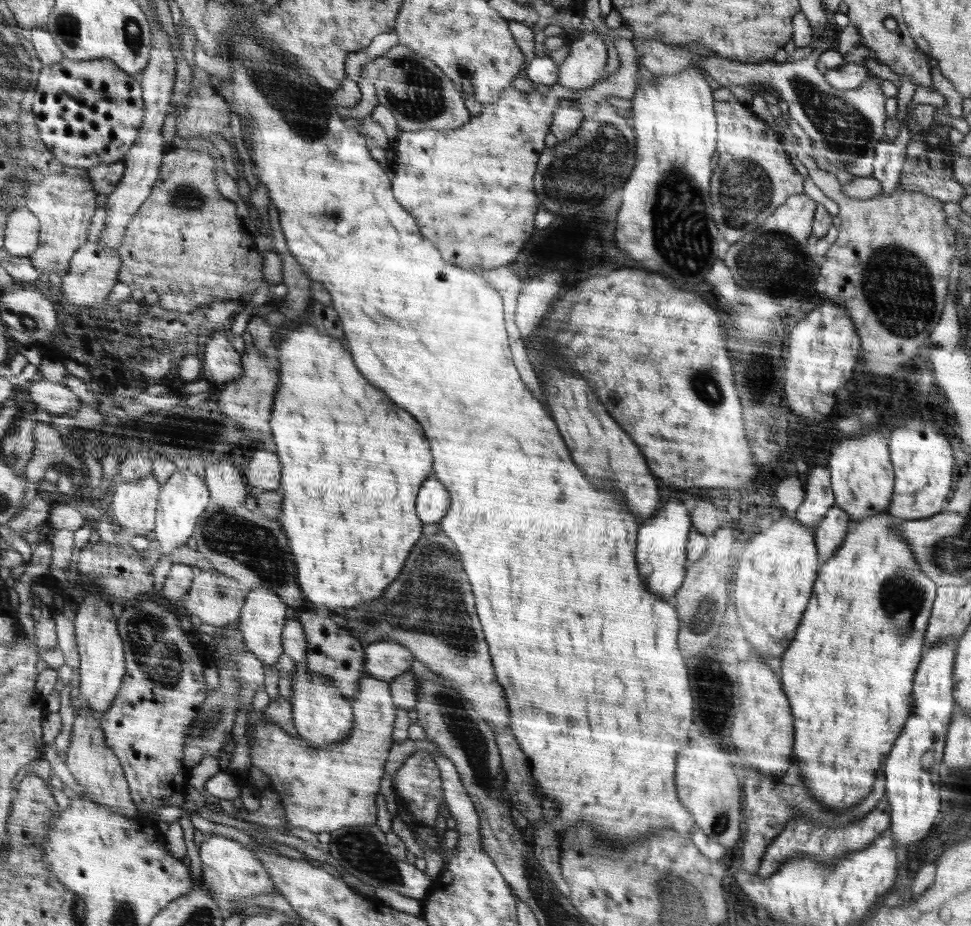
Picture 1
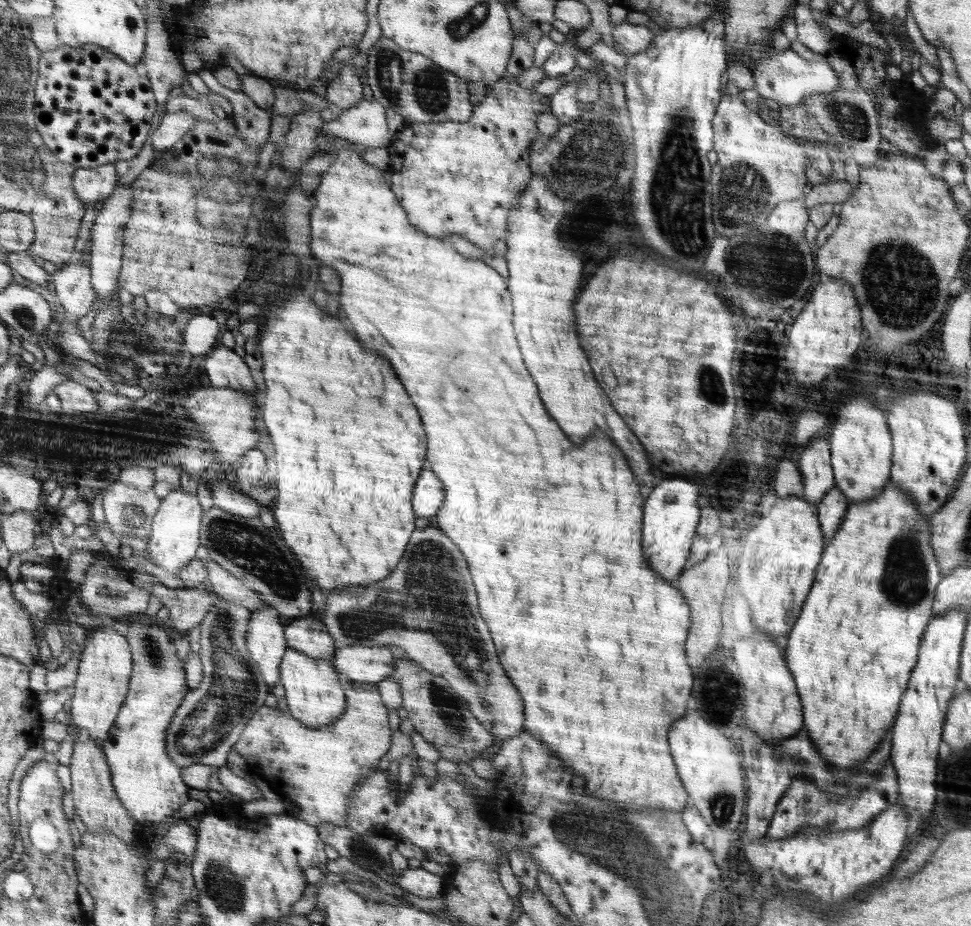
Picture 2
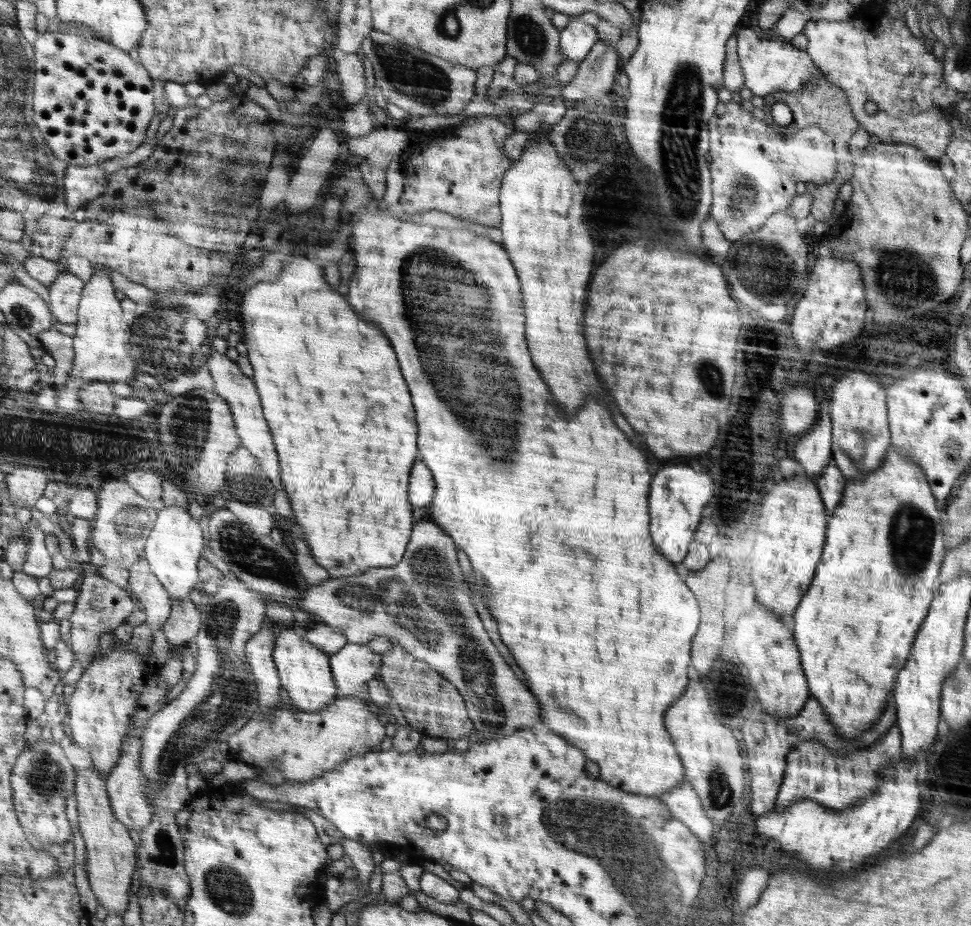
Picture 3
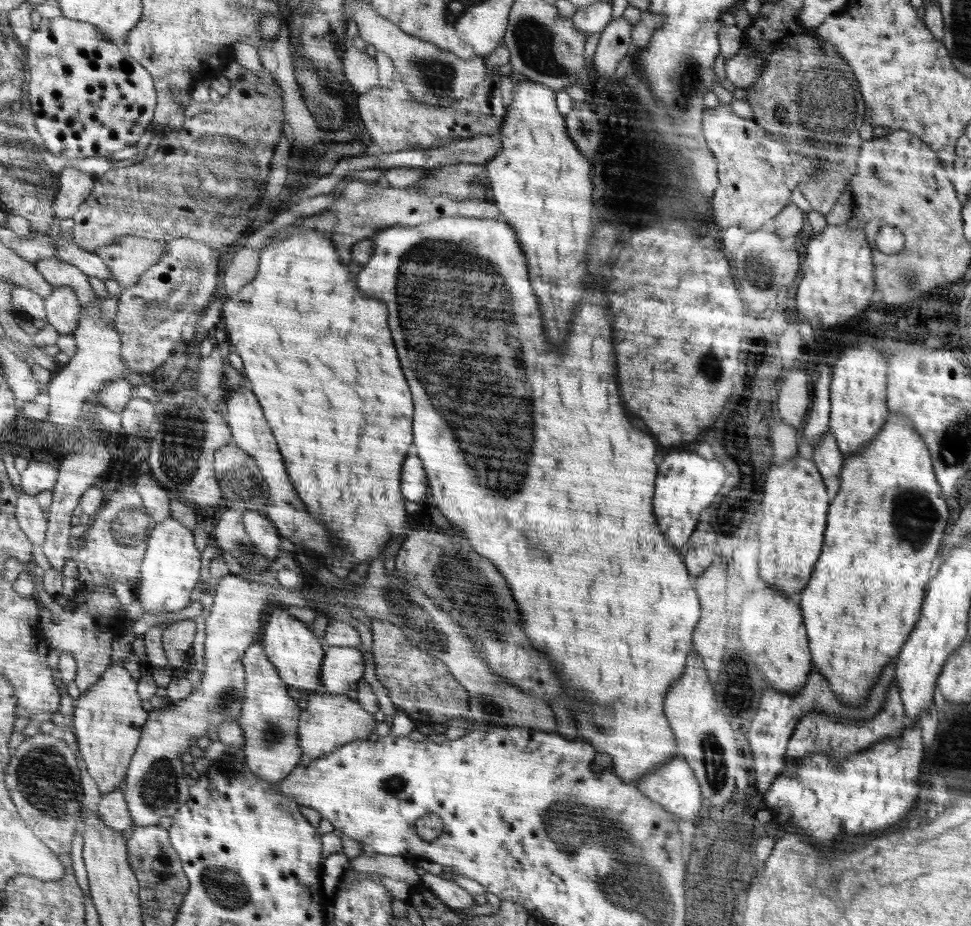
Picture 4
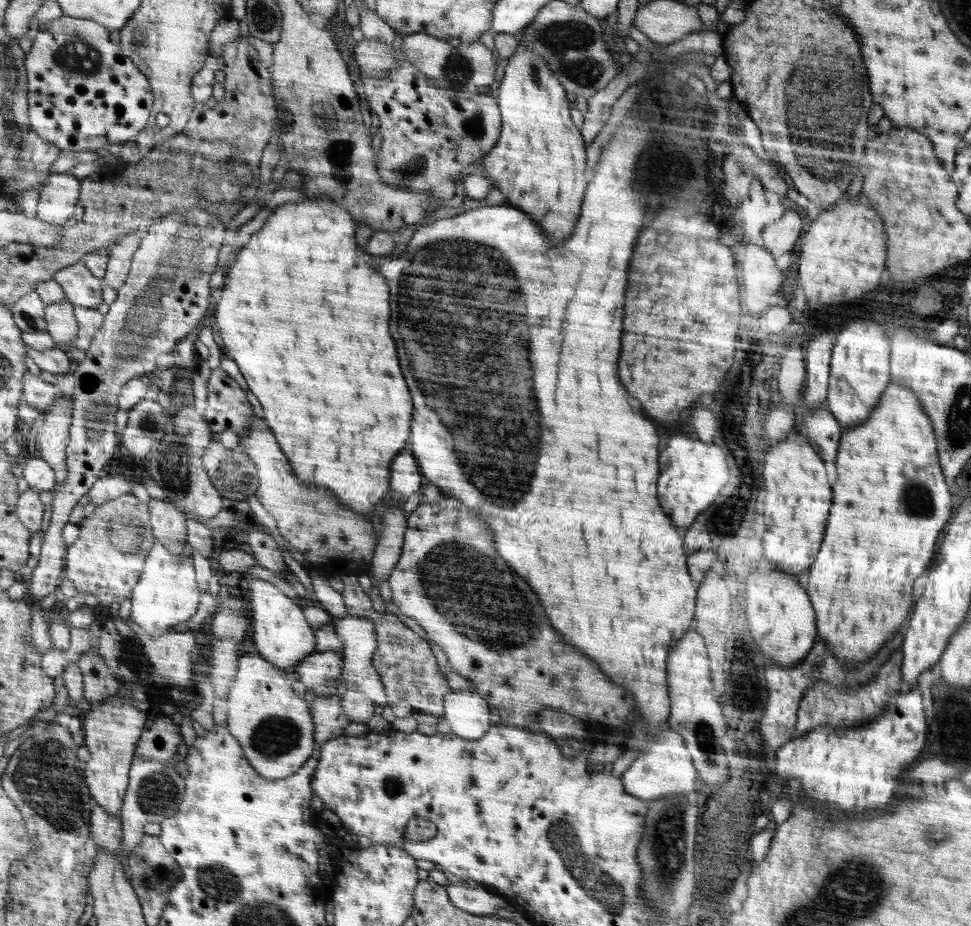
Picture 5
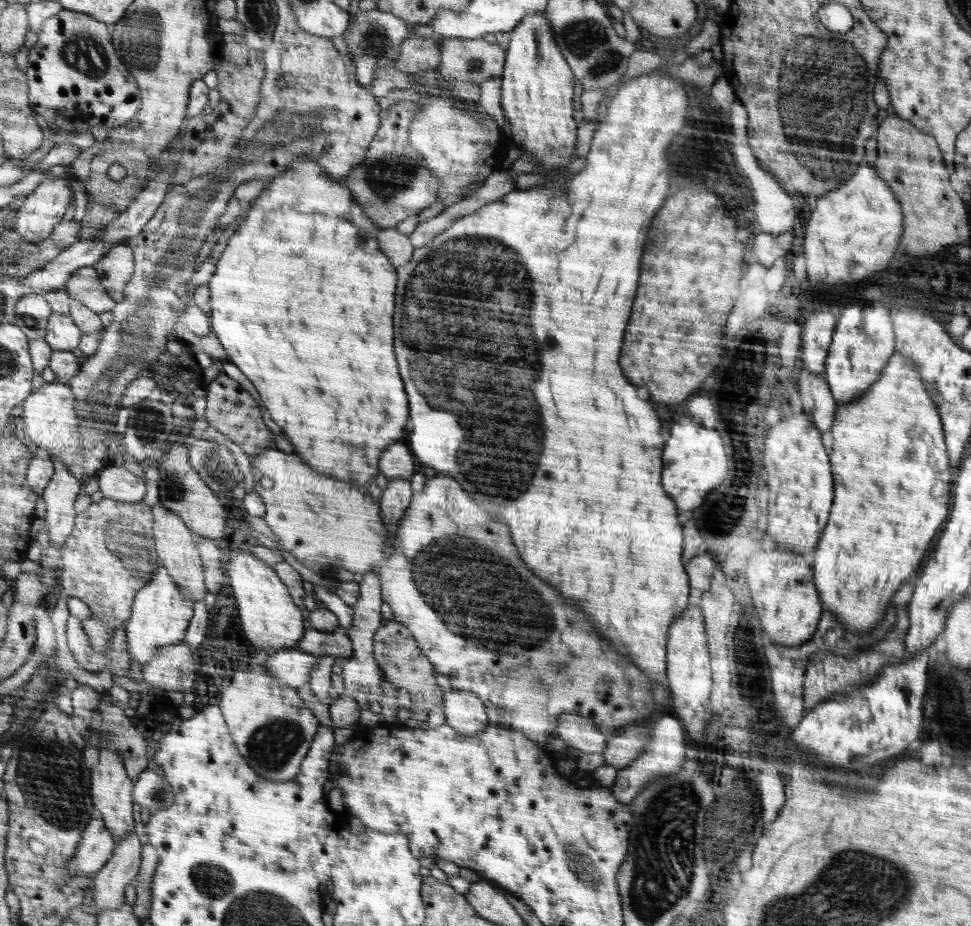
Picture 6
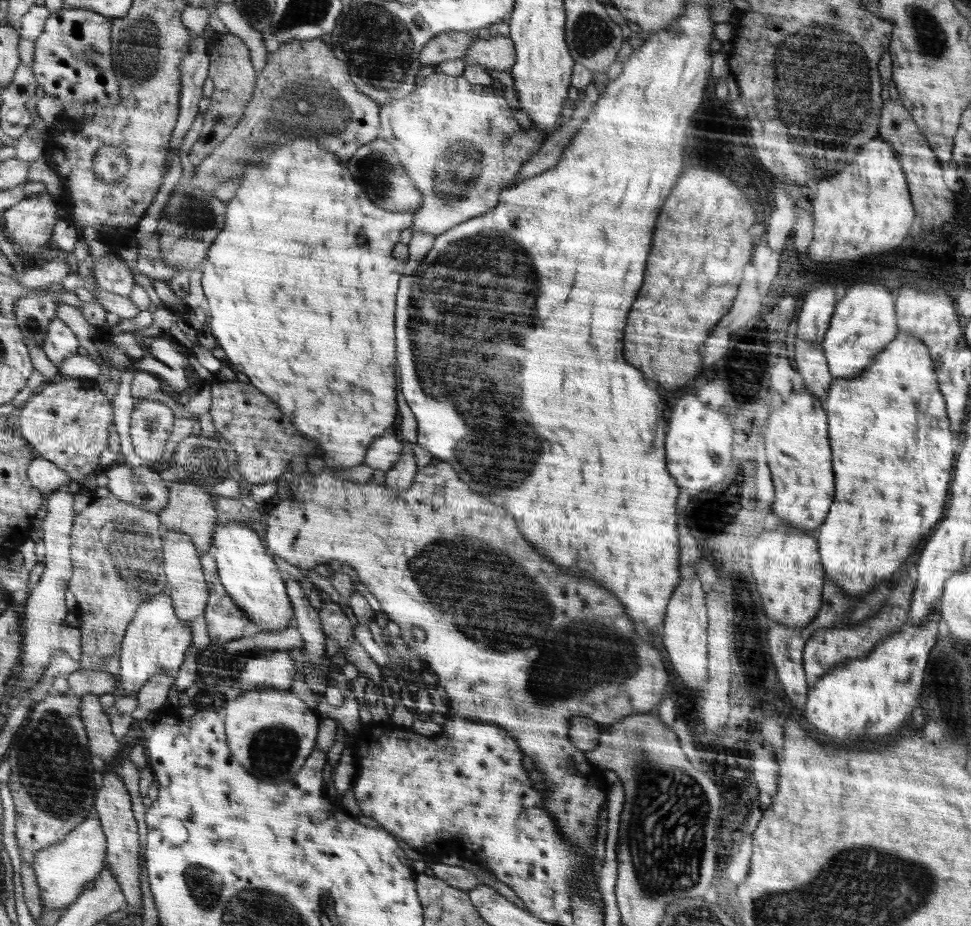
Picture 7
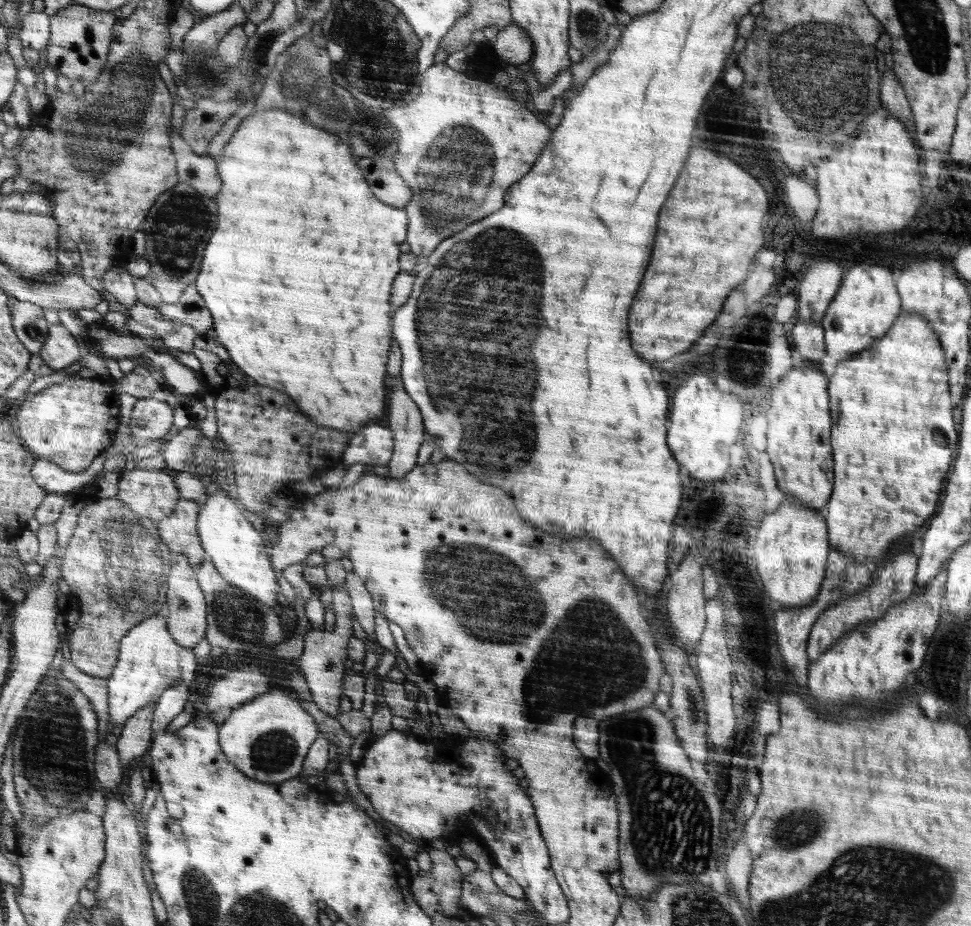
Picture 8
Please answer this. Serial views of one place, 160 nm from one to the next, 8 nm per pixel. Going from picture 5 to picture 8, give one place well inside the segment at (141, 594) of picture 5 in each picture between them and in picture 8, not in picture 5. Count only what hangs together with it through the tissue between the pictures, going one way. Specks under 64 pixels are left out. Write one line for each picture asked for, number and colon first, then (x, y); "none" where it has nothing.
6: (161, 614)
7: (157, 641)
8: (150, 661)

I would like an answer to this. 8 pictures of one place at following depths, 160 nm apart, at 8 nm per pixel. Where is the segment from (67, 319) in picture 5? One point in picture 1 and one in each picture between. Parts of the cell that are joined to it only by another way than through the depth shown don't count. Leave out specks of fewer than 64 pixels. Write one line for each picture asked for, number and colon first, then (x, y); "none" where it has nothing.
1: (94, 270)
2: (71, 287)
3: (65, 294)
4: (64, 311)

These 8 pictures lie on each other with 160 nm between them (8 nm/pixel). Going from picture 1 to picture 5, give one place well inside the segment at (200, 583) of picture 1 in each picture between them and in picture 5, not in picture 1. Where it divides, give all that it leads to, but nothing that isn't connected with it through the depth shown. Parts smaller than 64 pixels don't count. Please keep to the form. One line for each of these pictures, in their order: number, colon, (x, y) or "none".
2: (187, 606)
3: (185, 618)
4: (177, 638)
5: (170, 655)

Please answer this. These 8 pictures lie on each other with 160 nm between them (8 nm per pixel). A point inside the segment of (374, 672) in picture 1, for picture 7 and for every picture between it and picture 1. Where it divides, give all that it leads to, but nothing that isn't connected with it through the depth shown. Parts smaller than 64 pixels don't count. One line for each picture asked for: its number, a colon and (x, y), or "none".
2: (362, 664)
3: (354, 665)
4: (342, 668)
5: (323, 668)
6: (293, 667)
7: (275, 669)

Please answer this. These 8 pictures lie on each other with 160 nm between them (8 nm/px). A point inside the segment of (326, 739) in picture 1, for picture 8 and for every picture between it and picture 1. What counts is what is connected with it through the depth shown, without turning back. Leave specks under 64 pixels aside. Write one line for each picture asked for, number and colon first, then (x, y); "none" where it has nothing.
2: (313, 693)
3: (307, 676)
4: (291, 647)
5: (281, 634)
6: (271, 619)
7: (251, 577)
8: (233, 545)

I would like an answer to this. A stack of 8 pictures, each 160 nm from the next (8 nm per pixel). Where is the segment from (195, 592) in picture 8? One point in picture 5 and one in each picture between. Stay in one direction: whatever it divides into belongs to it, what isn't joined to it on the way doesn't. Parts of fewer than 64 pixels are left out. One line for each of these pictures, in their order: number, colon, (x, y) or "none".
5: (169, 525)
6: (175, 542)
7: (182, 564)

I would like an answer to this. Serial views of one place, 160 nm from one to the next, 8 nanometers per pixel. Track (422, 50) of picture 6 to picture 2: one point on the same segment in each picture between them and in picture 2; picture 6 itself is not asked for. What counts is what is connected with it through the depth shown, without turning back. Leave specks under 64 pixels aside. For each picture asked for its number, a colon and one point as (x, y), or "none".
2: (345, 90)
3: (351, 71)
4: (360, 70)
5: (370, 55)

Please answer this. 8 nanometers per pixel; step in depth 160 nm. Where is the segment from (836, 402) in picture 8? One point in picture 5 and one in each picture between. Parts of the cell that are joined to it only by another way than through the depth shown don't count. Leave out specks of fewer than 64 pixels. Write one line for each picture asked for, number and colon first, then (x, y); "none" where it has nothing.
5: (891, 502)
6: (877, 534)
7: (893, 451)

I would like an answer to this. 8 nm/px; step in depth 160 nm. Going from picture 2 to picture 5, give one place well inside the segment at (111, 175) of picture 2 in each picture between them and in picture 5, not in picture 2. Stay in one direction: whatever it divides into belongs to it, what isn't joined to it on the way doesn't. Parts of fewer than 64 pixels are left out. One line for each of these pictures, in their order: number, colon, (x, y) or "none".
3: (83, 184)
4: (76, 186)
5: (58, 196)

